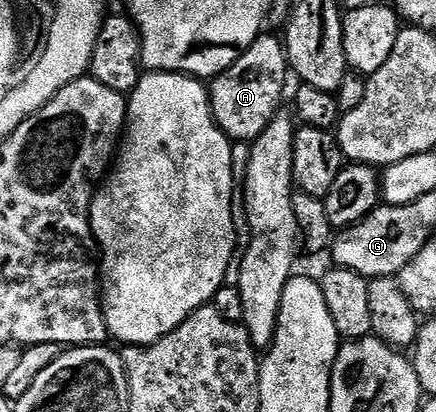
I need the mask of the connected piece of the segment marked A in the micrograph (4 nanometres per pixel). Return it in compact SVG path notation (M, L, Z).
M279 36L257 37L249 49L240 54L240 58L226 71L211 78L208 98L212 104L212 114L216 126L229 139L236 143L251 143L281 112L280 100L284 97L284 88L290 78L288 50L284 48Z

